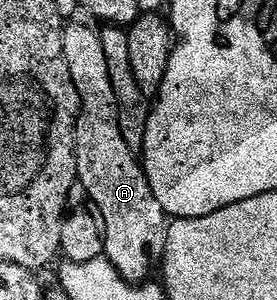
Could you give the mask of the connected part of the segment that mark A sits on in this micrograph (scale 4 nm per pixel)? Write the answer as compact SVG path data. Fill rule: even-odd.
M68 24L63 30L65 43L65 63L69 63L69 75L73 75L73 83L79 96L79 119L75 123L75 154L77 155L77 181L87 193L90 204L95 204L103 226L103 248L107 260L113 263L115 270L127 281L143 283L148 280L151 268L160 264L165 243L169 218L161 203L153 195L149 187L149 179L145 175L140 158L125 143L121 136L121 123L117 123L117 99L113 95L113 83L109 83L109 67L105 64L105 50L101 47L101 39L96 30L87 25Z

